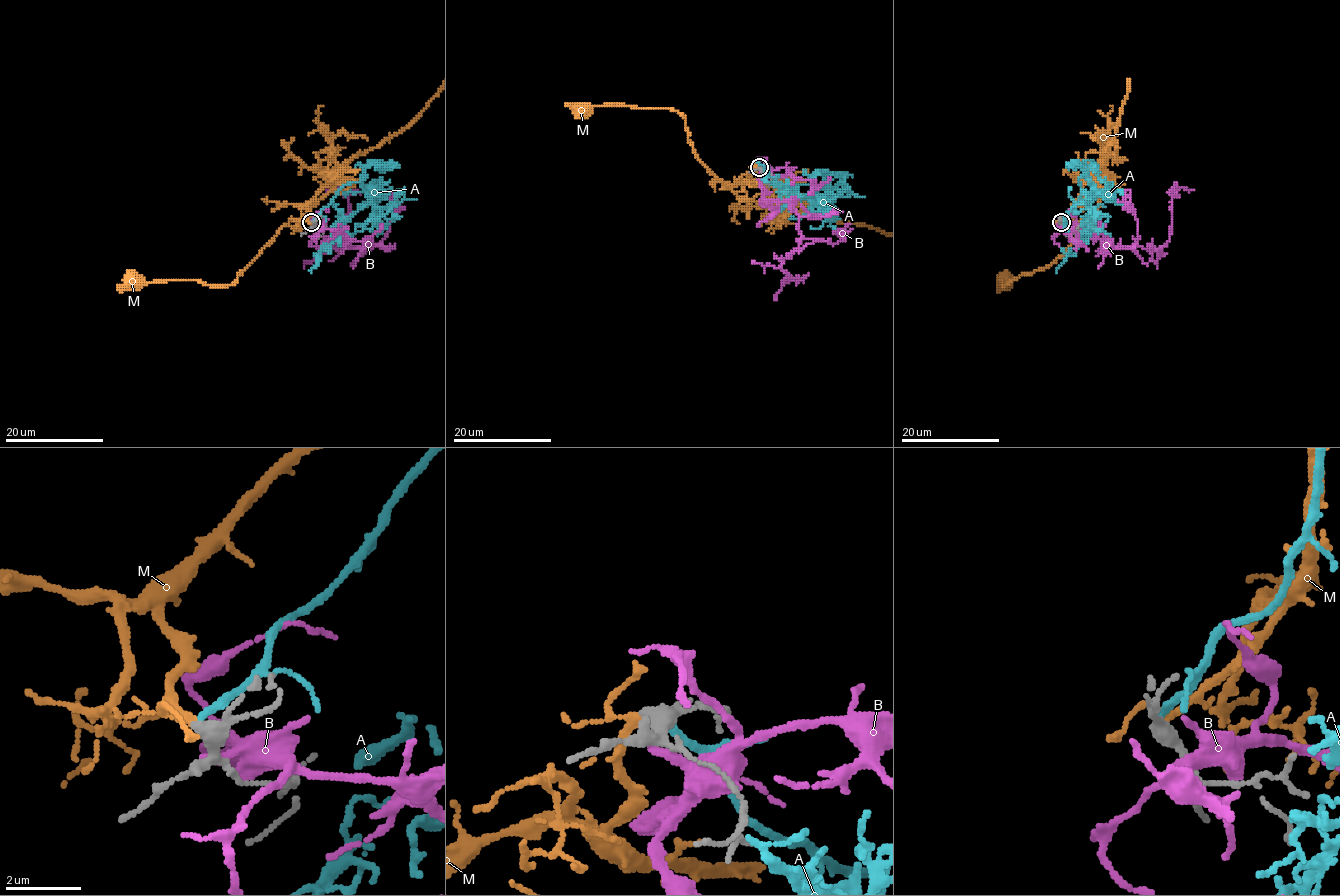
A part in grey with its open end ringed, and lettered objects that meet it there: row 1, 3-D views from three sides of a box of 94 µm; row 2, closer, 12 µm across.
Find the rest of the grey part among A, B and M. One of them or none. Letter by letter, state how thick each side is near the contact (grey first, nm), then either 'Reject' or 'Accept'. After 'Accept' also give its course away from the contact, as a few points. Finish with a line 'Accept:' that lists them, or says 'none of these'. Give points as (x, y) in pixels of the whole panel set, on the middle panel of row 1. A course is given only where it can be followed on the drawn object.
A: Thickness 320 nm (grey) against 200 nm. Reject
B: Thickness 280 nm (grey) against 220 nm. Reject
M: Thickness 320 nm (grey) against 140 nm. Accept. Its course: (758, 166), (755, 182), (774, 186), (786, 209), (725, 187), (696, 154), (686, 121), (671, 109), (580, 110)
Accept: M

